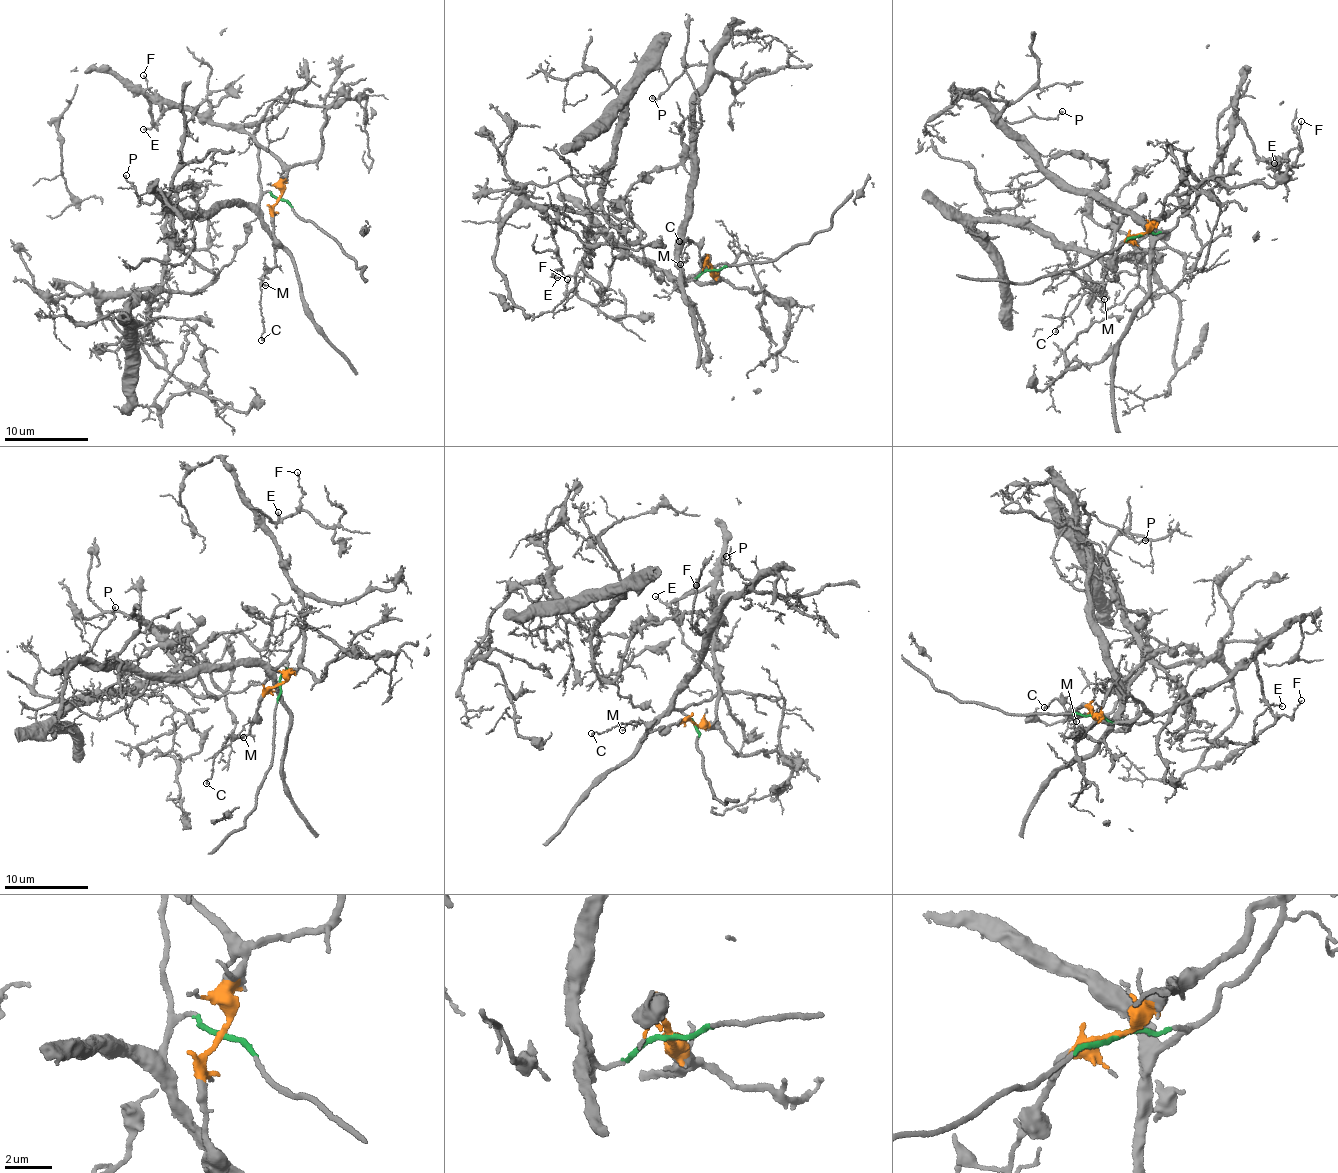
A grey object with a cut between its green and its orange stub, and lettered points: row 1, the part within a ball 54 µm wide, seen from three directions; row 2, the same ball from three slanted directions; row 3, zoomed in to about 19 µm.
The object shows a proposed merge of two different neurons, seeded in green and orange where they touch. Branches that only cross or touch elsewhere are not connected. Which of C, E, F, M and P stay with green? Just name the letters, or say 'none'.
P

